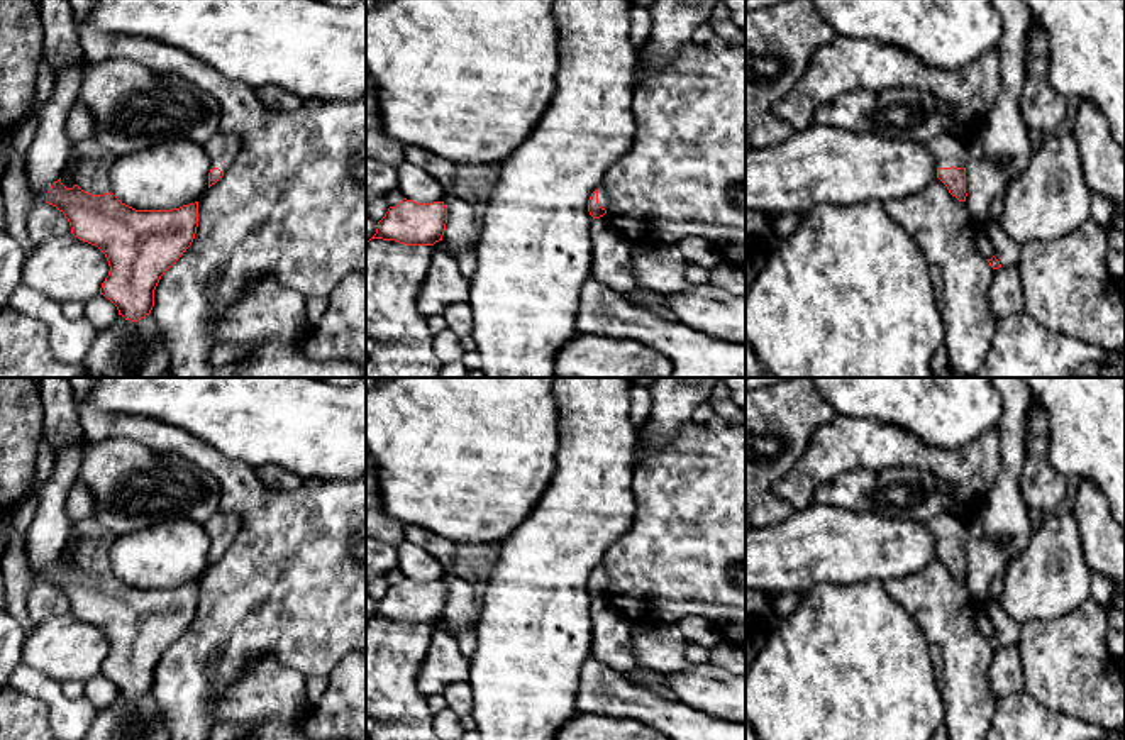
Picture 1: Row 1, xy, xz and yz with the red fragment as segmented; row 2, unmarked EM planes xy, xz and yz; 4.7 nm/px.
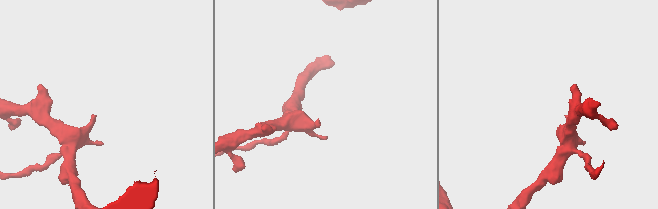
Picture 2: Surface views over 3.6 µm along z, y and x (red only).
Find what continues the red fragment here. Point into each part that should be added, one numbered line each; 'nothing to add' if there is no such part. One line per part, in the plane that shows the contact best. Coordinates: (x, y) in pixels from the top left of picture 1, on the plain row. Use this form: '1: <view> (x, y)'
1: yz (947, 530)

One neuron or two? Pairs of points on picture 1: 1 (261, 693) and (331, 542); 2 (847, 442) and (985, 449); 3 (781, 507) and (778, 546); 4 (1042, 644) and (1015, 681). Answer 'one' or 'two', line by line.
1: two
2: one
3: two
4: two

